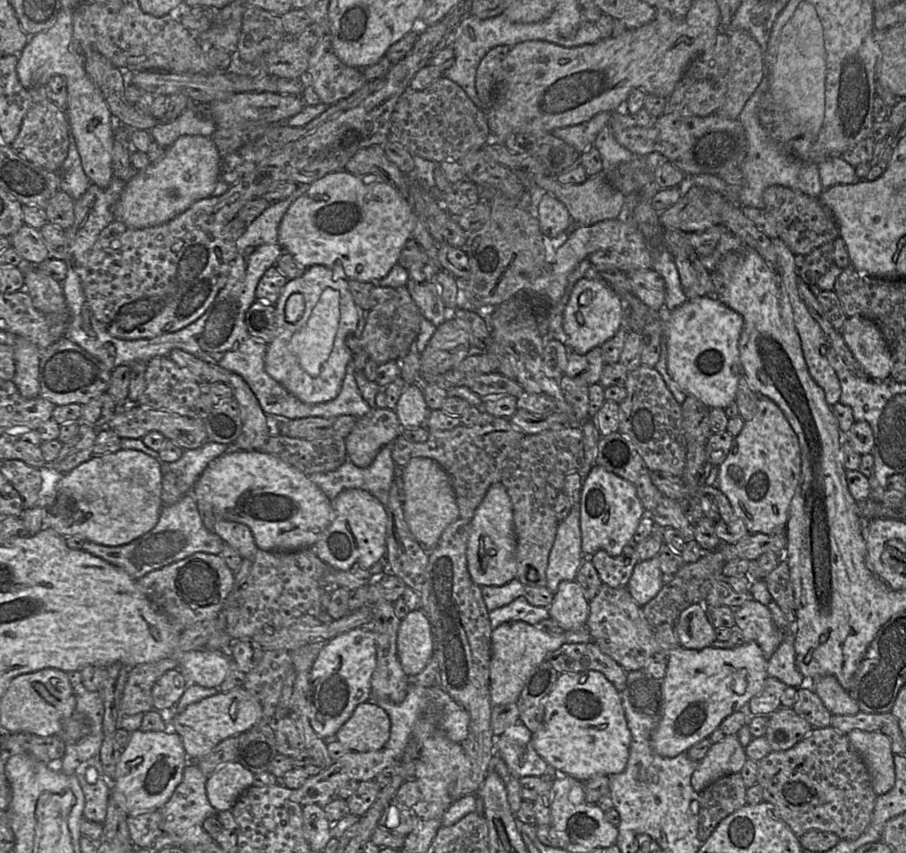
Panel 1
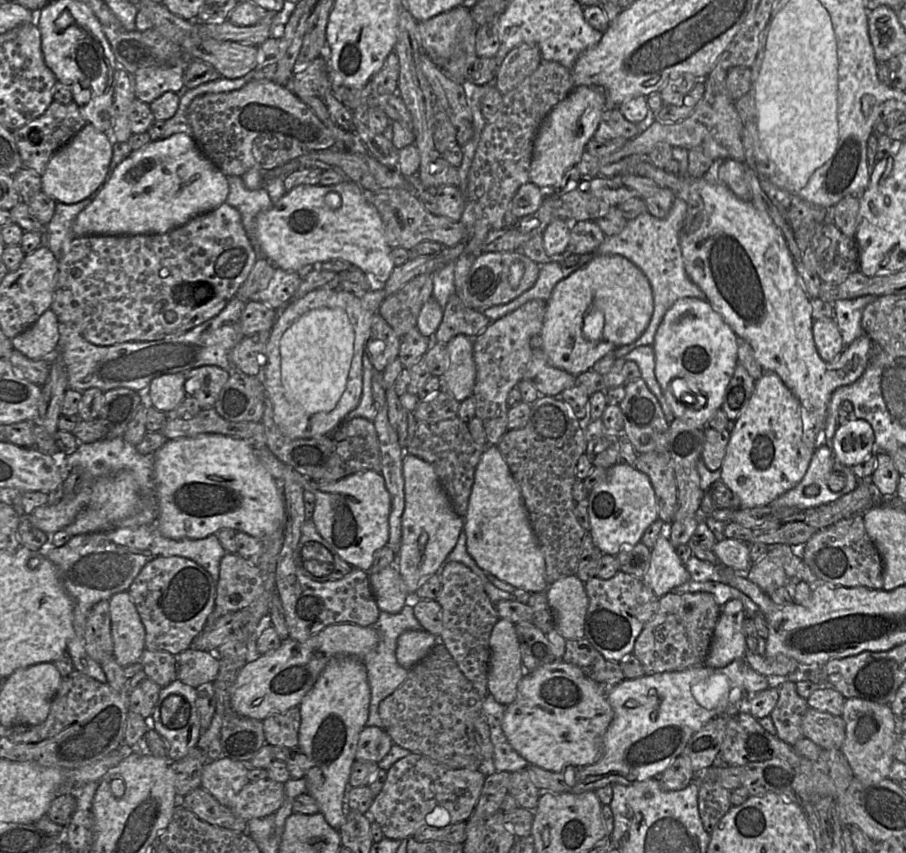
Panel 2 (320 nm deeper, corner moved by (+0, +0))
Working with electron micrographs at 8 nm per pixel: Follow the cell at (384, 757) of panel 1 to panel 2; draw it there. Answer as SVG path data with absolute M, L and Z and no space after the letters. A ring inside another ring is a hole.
M271 779L249 781L234 795L229 808L248 821L274 814L284 802L284 785Z

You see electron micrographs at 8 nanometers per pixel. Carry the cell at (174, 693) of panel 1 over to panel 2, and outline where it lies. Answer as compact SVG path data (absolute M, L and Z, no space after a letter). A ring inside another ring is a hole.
M144 649L140 658L146 678L161 688L177 680L176 657L167 651L149 651Z

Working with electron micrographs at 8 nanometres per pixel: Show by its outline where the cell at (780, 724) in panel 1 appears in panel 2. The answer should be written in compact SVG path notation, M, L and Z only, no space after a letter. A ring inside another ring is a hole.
M808 707L802 718L804 736L824 750L841 749L846 736L845 729L845 721L841 716L811 707Z

